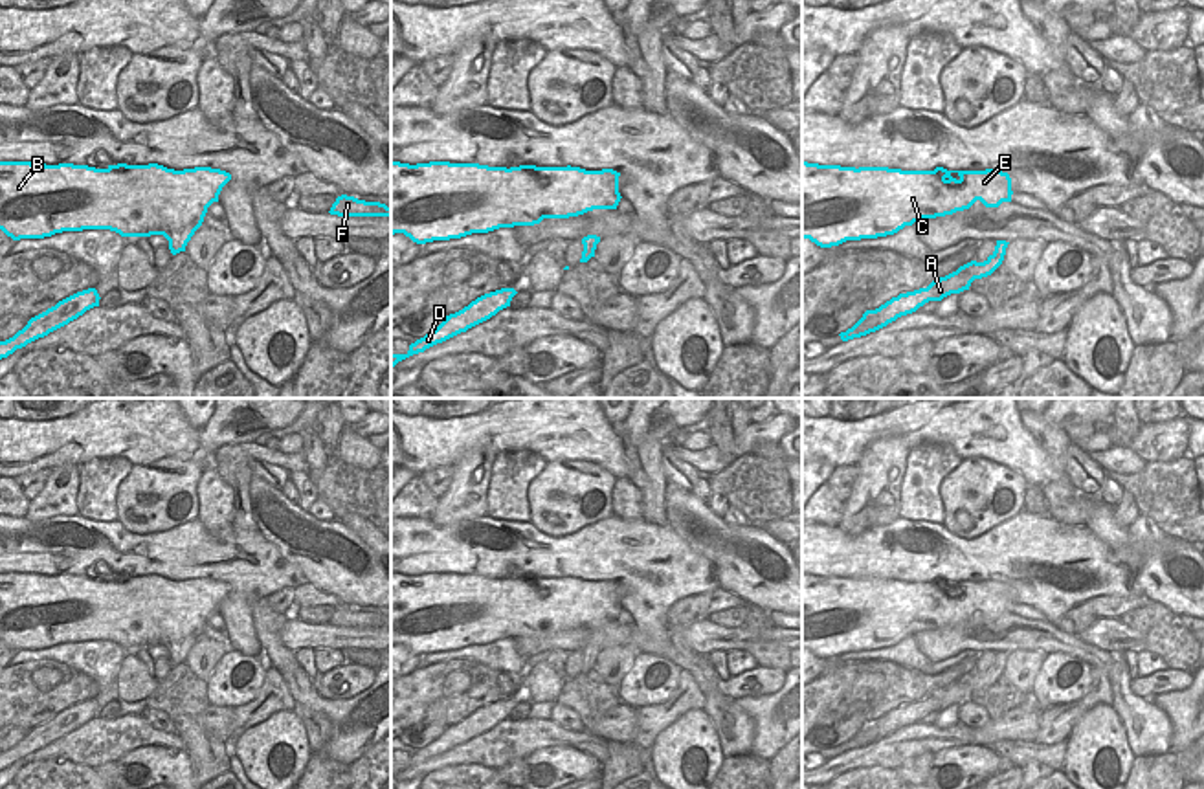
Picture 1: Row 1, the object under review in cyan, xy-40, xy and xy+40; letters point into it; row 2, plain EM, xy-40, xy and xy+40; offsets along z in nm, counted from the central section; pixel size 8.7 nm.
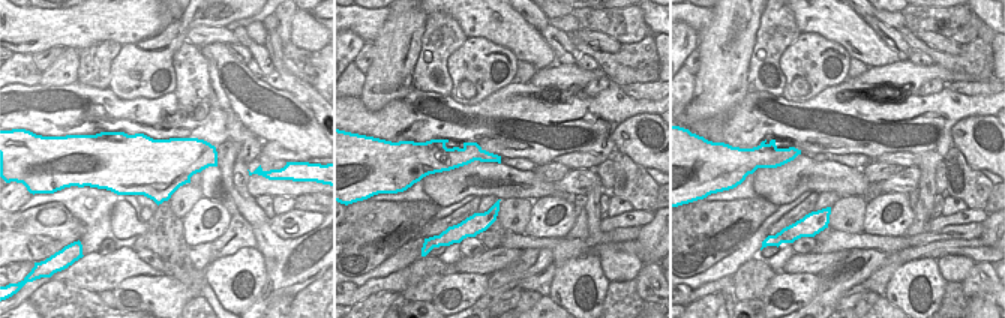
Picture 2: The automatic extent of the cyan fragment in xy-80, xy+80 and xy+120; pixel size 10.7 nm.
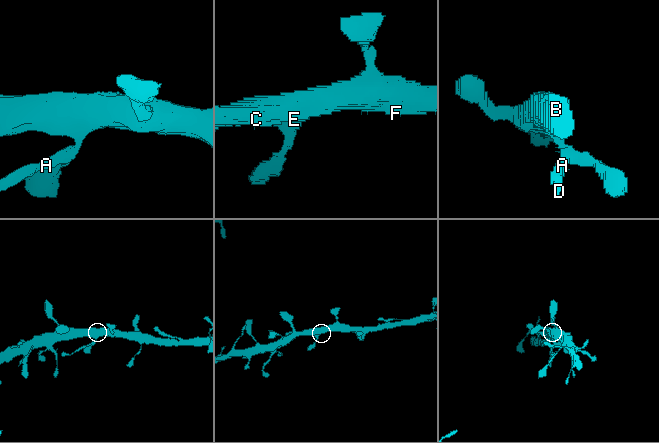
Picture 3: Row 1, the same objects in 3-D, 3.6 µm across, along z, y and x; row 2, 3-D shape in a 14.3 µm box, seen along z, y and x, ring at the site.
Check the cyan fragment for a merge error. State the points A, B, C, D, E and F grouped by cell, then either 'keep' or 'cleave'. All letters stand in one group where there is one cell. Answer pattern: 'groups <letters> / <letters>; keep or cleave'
groups A B C D E F; keep

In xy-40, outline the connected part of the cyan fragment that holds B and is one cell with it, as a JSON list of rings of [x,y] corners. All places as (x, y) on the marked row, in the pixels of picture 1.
[[[0,161],[0,229],[13,240],[62,231],[110,229],[121,237],[163,235],[173,255],[185,251],[207,207],[218,202],[231,174],[211,167],[174,171],[158,163],[108,165]]]

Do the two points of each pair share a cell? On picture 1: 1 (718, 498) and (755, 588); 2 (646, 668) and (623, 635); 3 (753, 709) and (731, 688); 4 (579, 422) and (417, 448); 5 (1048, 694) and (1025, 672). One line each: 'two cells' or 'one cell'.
1: two cells
2: two cells
3: two cells
4: one cell
5: two cells

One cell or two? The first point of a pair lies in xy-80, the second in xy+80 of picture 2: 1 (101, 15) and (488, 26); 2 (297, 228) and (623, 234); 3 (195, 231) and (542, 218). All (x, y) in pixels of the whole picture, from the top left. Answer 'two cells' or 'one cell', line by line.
1: one cell
2: two cells
3: one cell

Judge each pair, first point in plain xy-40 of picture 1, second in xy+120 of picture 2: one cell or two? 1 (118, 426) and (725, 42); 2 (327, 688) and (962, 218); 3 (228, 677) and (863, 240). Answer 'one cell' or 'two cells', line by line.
1: two cells
2: one cell
3: two cells

